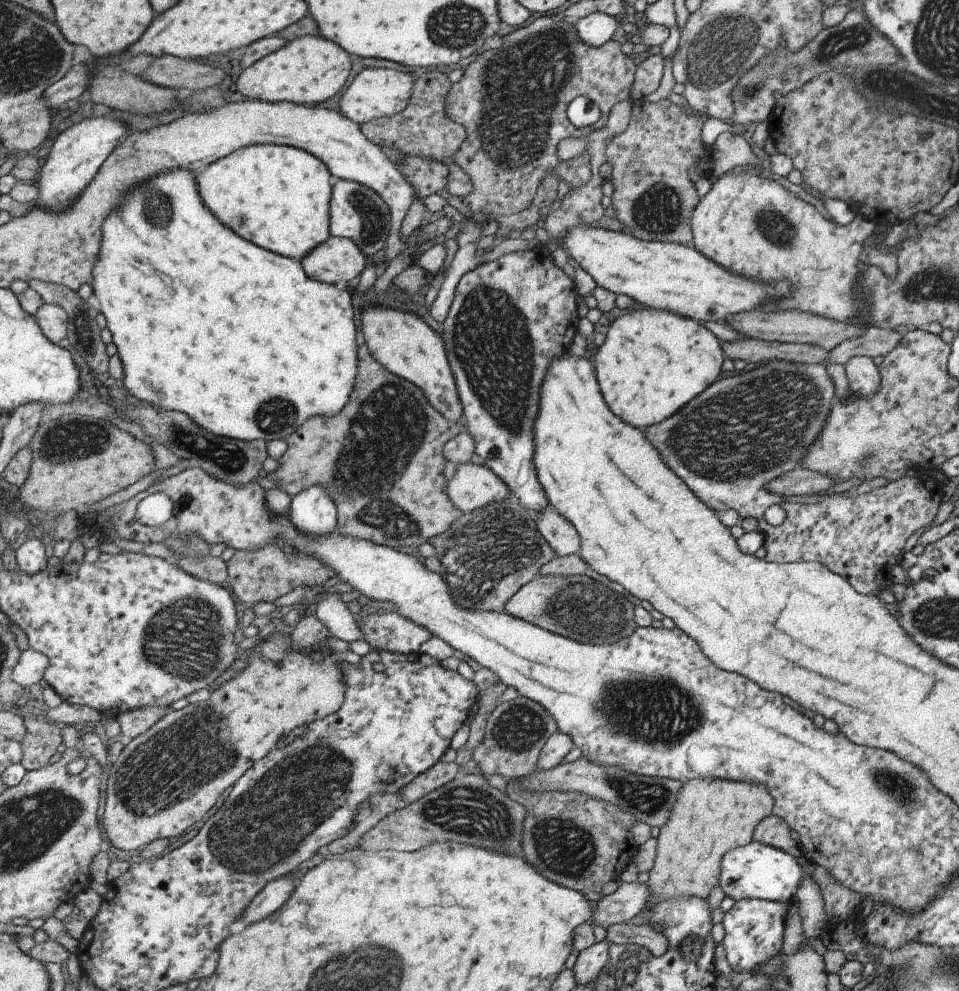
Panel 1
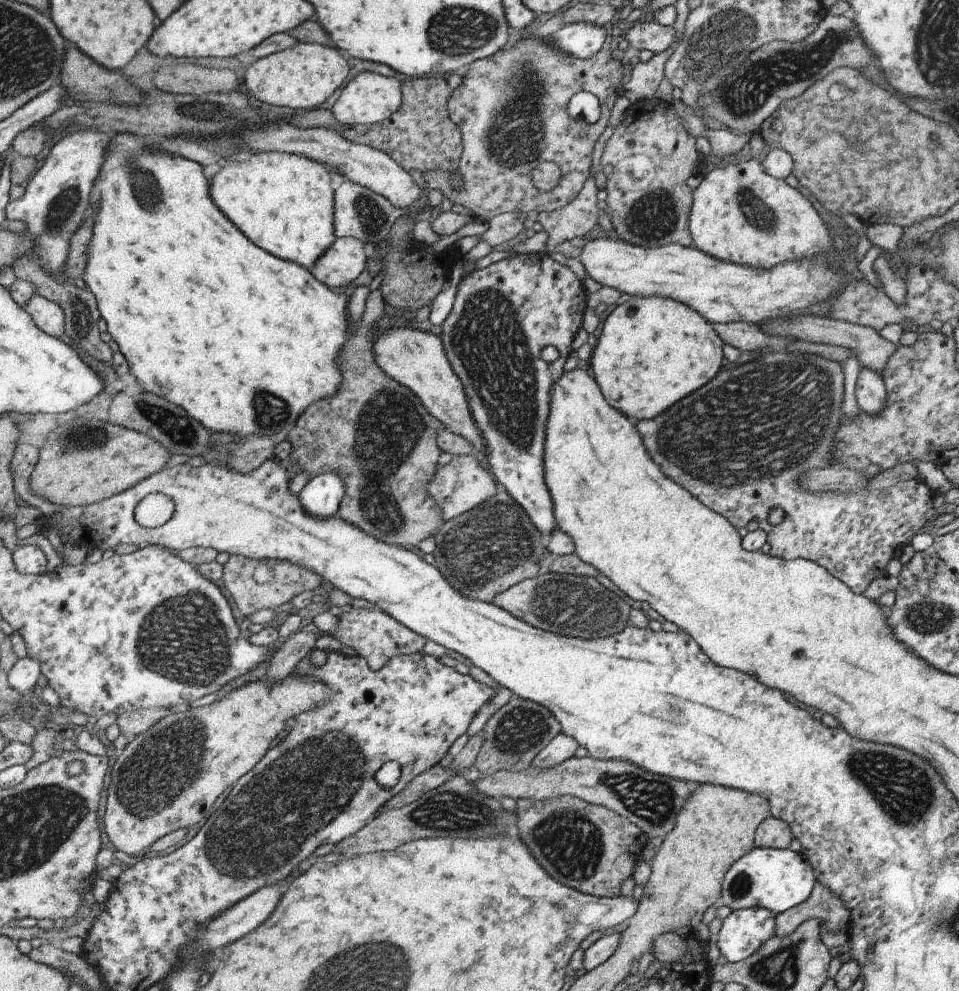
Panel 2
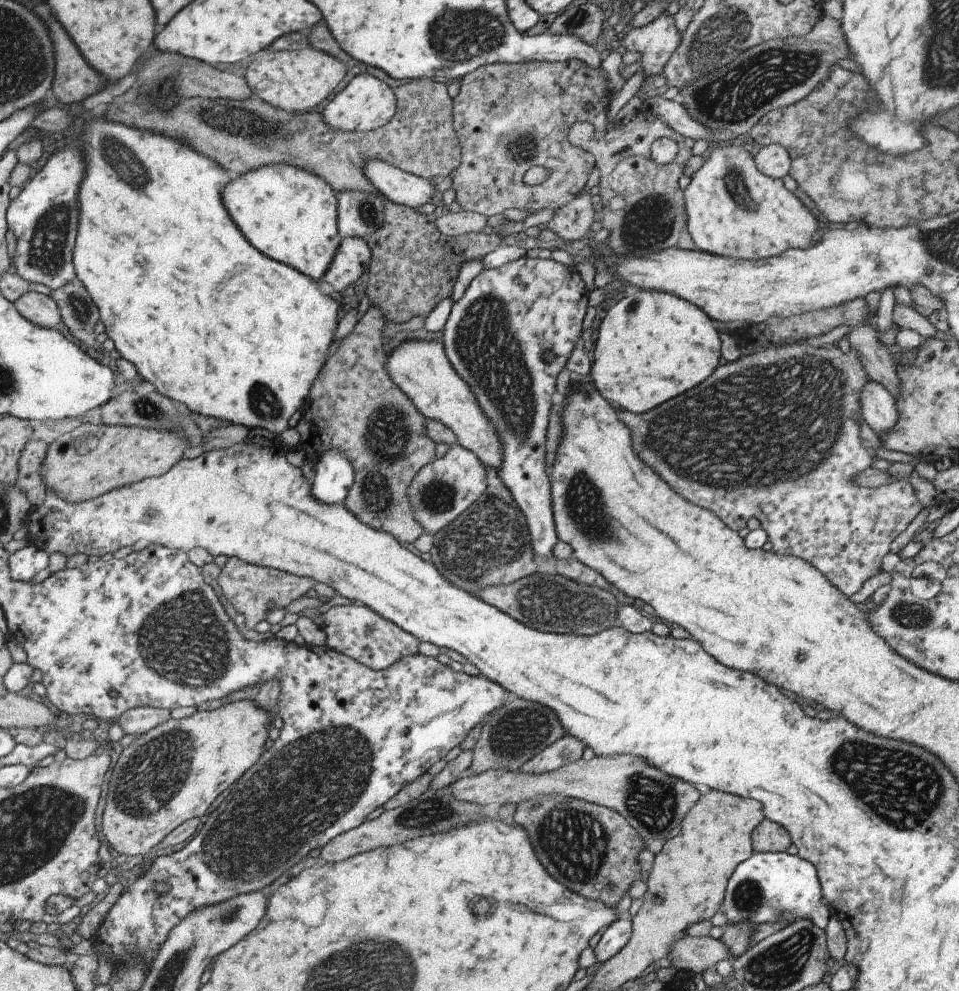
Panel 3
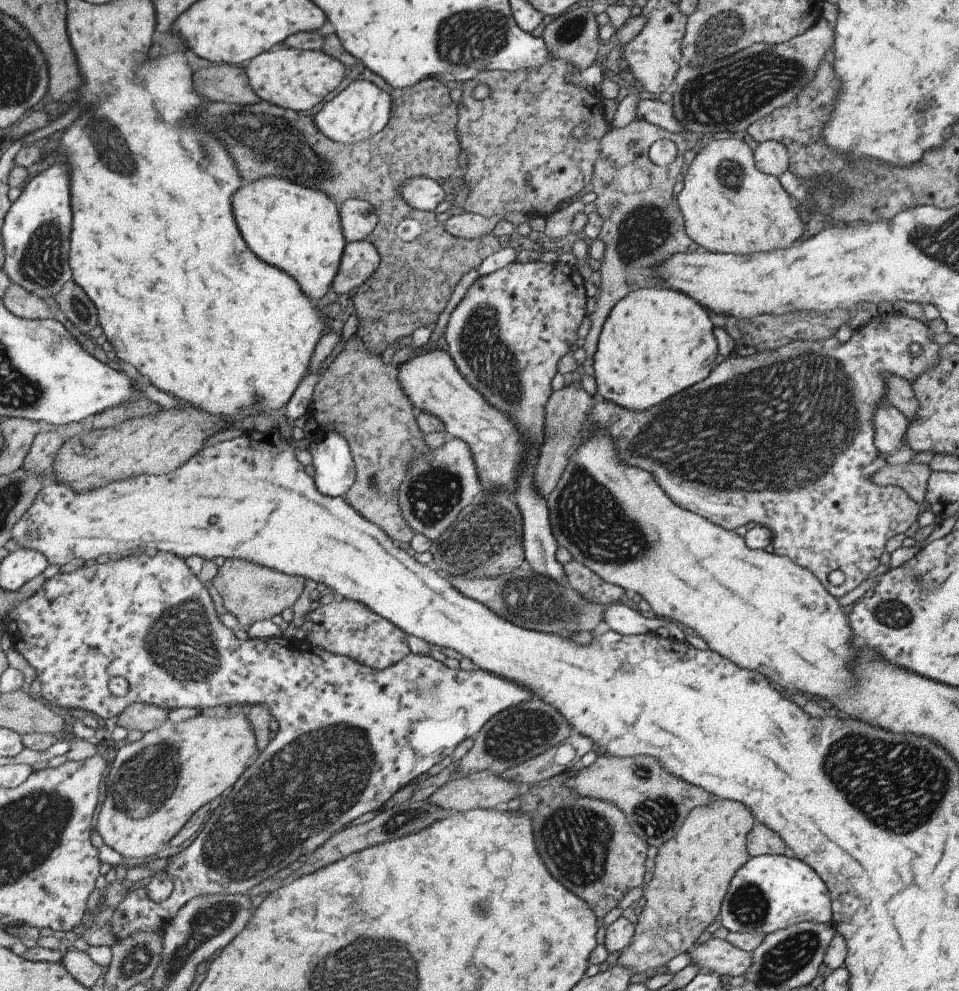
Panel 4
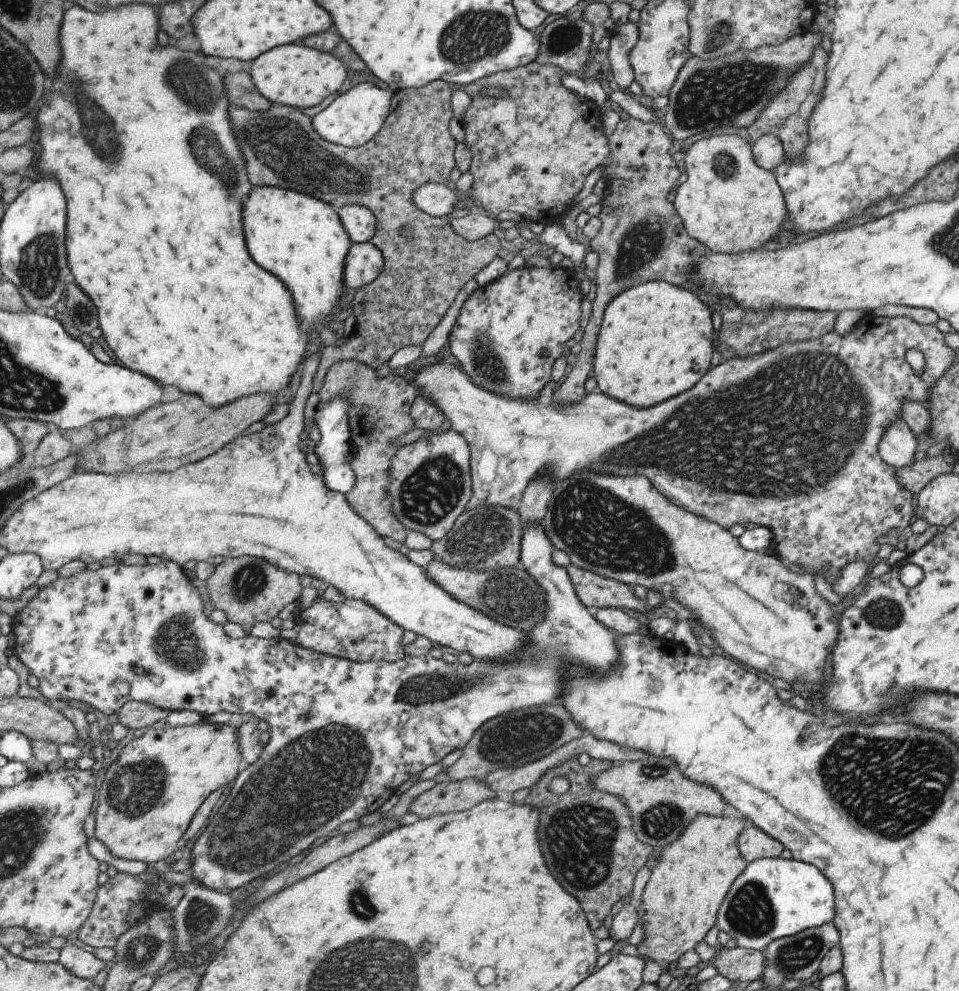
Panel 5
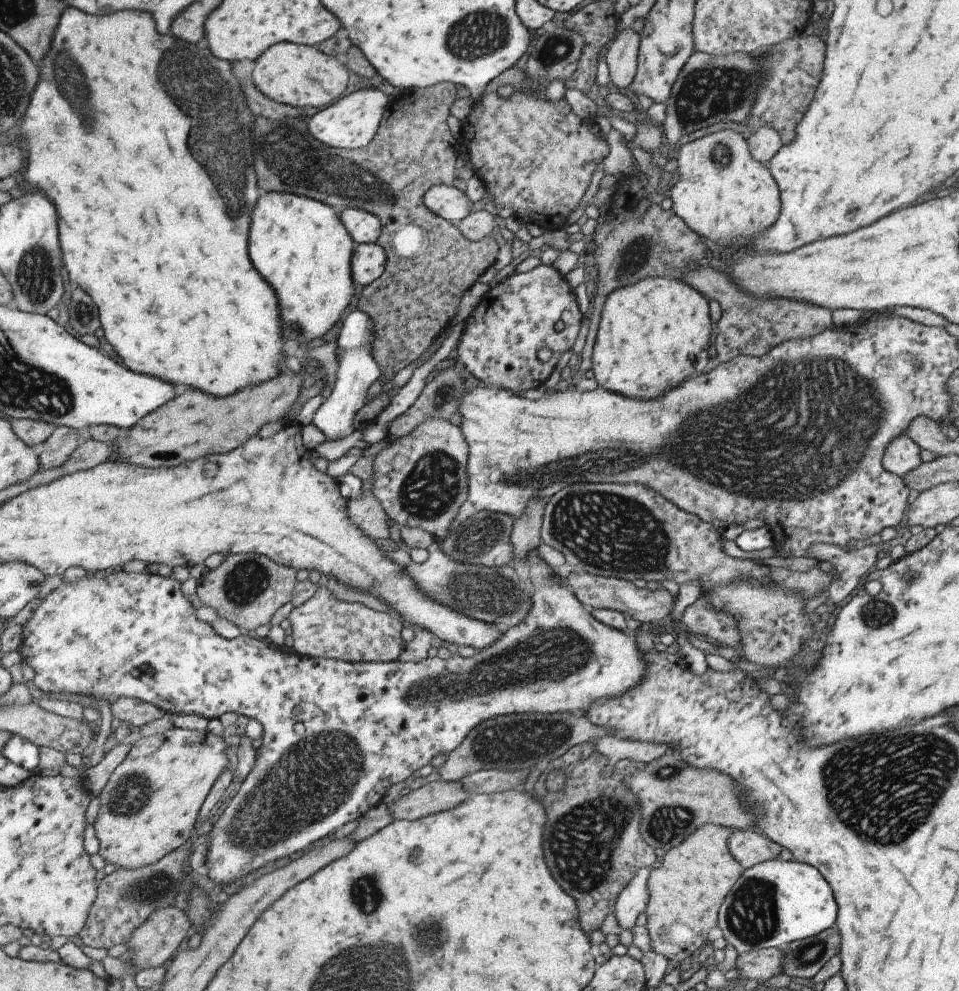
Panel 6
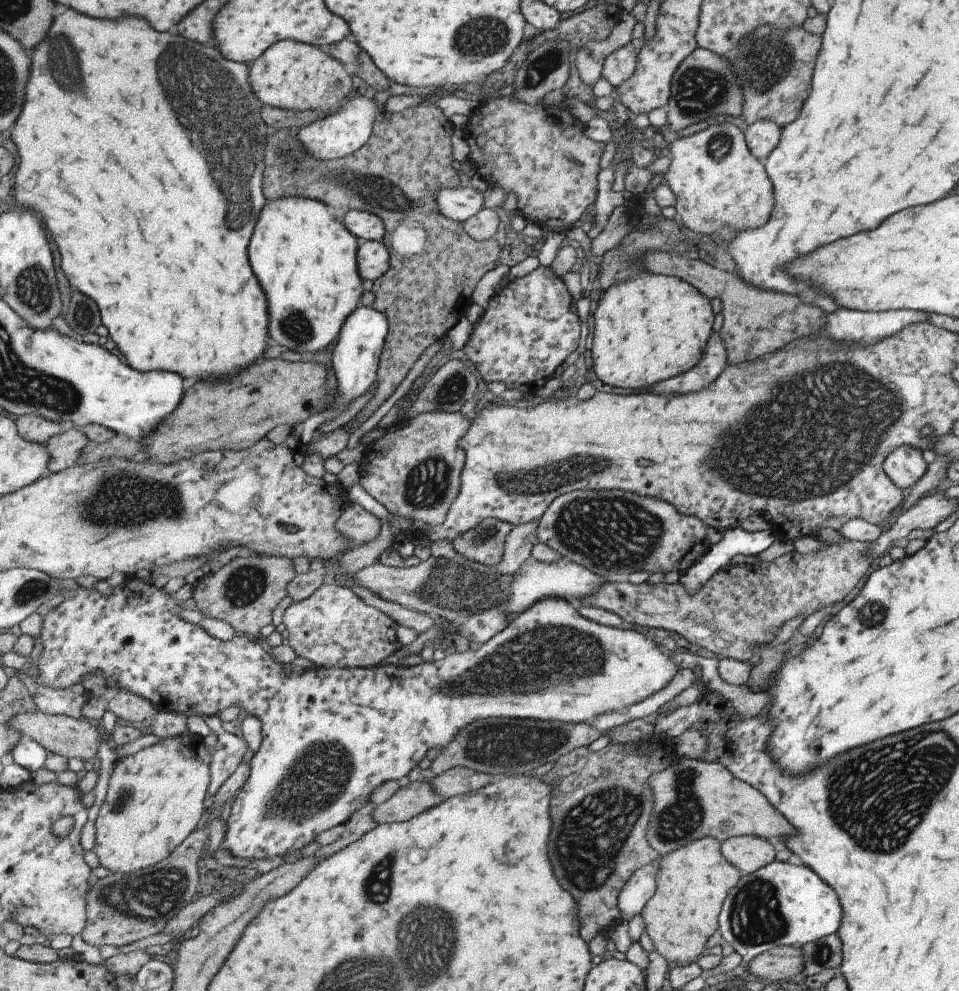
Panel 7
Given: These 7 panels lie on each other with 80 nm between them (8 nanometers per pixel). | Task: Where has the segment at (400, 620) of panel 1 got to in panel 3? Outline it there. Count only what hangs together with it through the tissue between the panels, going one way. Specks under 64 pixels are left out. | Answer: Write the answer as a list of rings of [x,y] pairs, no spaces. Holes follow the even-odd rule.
[[[353,602],[348,606],[331,607],[329,612],[321,617],[319,624],[325,630],[327,646],[370,666],[376,671],[393,666],[395,661],[404,656],[420,652],[421,639],[363,603]]]

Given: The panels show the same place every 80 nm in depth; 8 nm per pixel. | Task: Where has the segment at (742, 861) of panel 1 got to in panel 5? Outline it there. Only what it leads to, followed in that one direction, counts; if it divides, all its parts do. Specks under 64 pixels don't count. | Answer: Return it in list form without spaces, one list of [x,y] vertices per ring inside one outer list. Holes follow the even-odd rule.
[[[761,857],[745,865],[725,893],[716,914],[718,930],[733,938],[737,947],[762,951],[772,940],[788,937],[803,929],[831,922],[834,917],[834,896],[830,882],[813,865],[795,859]]]

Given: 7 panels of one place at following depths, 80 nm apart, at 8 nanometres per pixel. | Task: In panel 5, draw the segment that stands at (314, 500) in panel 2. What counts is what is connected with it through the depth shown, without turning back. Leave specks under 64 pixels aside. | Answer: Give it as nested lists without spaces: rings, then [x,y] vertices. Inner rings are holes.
[[[352,395],[347,399],[339,397],[330,403],[322,404],[313,416],[321,434],[320,440],[316,442],[314,448],[314,453],[319,460],[319,466],[323,468],[321,474],[324,475],[325,482],[332,491],[343,494],[347,494],[357,482],[350,455],[350,451],[353,450],[353,440],[348,410],[352,407],[352,398]]]

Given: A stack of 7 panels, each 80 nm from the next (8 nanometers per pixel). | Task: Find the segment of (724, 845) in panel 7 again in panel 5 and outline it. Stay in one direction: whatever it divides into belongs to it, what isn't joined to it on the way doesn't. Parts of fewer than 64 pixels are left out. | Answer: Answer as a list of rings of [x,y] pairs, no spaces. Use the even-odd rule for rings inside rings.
[[[755,825],[744,828],[736,838],[738,853],[746,862],[761,857],[778,857],[784,846]]]

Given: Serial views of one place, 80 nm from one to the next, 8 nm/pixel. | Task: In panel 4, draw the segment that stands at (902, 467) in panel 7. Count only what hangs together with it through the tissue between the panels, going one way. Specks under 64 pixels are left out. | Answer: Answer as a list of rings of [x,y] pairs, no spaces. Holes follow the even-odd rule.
[[[881,401],[873,409],[871,426],[874,445],[882,457],[894,454],[904,443],[907,419],[888,401]]]

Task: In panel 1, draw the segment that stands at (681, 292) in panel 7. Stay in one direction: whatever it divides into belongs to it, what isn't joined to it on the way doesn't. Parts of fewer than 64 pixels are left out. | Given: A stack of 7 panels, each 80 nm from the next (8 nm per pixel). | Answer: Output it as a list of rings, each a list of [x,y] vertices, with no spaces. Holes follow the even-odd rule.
[[[636,305],[625,310],[625,313],[611,324],[604,323],[607,333],[593,356],[593,368],[605,406],[623,422],[645,430],[649,425],[657,424],[677,412],[713,384],[723,369],[725,356],[717,337],[698,321],[693,322],[693,319],[669,311]]]

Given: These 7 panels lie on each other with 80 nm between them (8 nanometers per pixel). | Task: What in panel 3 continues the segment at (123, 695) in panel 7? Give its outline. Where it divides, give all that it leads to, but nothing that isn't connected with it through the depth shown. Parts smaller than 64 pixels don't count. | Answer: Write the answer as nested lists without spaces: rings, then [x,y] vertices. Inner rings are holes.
[[[147,706],[129,709],[120,716],[117,722],[125,734],[139,736],[169,719],[171,719],[169,709]]]

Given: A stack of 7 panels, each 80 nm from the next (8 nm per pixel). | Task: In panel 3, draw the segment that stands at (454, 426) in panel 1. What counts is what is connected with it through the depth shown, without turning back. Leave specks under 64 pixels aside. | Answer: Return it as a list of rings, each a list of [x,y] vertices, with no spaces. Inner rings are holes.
[[[374,305],[360,318],[352,332],[337,343],[325,363],[322,375],[309,393],[295,429],[300,435],[299,447],[309,457],[314,458],[317,453],[317,458],[321,458],[323,451],[340,449],[346,459],[351,461],[356,481],[343,506],[375,530],[392,534],[403,544],[414,544],[427,530],[415,516],[408,490],[420,470],[437,460],[437,443],[428,435],[428,418],[389,374],[386,366],[389,354],[385,352],[381,340],[385,326],[387,320],[384,314]]]

